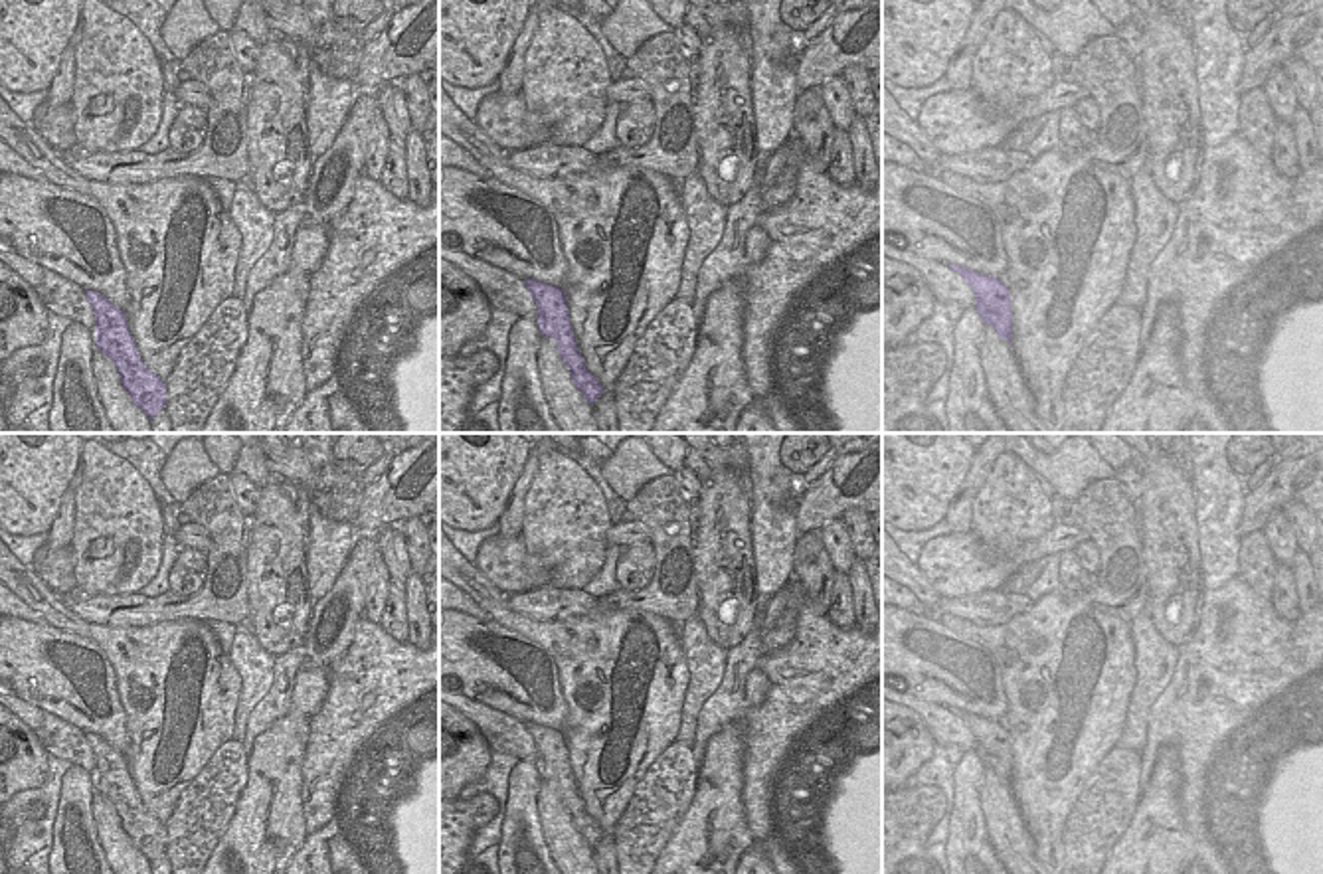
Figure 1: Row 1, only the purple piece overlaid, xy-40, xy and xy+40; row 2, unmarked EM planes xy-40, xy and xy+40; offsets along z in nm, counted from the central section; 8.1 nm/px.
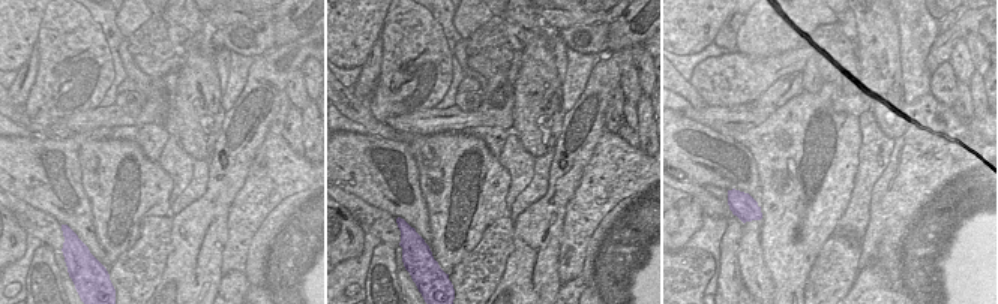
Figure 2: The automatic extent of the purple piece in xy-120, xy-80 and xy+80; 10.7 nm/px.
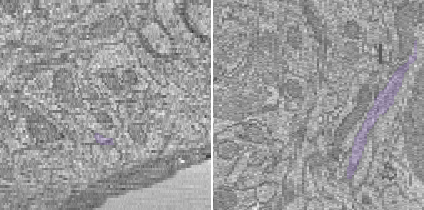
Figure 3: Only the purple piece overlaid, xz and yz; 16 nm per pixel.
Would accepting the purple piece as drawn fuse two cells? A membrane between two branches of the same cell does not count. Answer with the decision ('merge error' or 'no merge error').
no merge error

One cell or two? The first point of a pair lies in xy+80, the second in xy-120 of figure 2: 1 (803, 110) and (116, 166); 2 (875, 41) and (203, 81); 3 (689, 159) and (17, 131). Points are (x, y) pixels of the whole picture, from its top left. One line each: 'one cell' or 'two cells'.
1: one cell
2: one cell
3: two cells

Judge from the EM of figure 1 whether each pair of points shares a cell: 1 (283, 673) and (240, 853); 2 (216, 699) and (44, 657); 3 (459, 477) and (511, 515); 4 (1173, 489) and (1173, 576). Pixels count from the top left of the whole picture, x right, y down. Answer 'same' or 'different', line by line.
1: different
2: different
3: different
4: same

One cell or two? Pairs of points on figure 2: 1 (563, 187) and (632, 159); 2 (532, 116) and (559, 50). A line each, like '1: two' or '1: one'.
1: two
2: two

